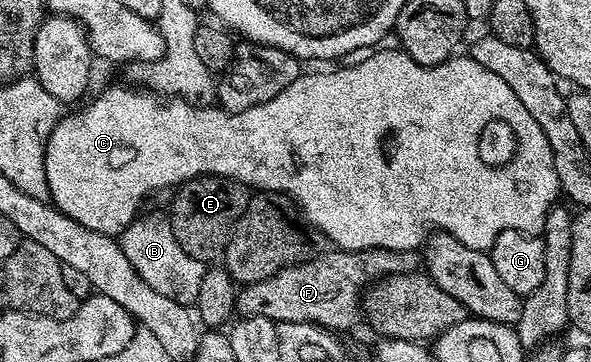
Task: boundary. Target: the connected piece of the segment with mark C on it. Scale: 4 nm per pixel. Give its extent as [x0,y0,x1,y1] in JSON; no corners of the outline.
[43,48,561,251]

